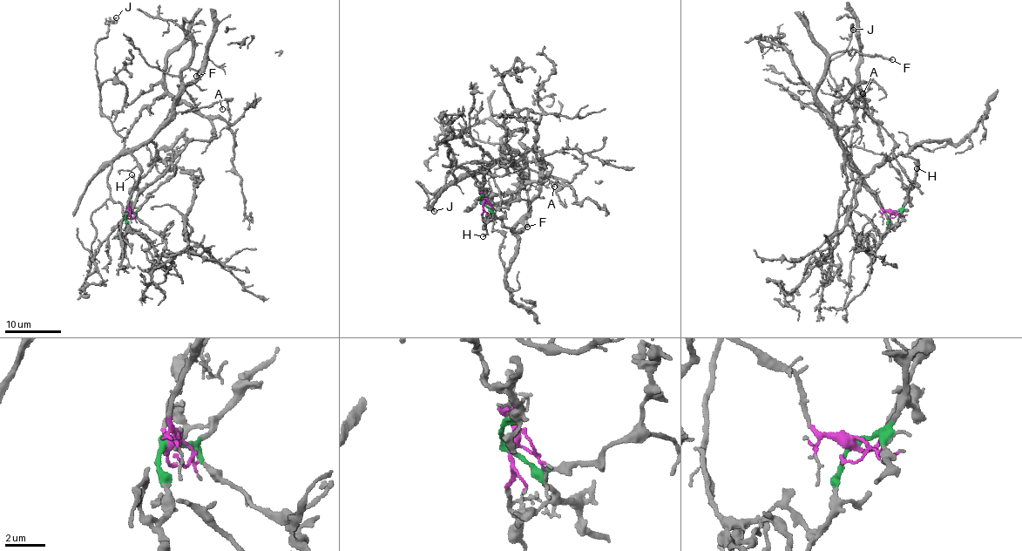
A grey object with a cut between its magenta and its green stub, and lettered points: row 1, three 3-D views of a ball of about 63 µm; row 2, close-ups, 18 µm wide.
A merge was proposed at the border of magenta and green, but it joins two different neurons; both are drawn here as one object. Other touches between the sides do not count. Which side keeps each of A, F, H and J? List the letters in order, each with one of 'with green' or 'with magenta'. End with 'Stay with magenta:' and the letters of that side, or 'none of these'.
A: with magenta
F: with magenta
H: with magenta
J: with magenta
Stay with magenta: A, F, H, J

